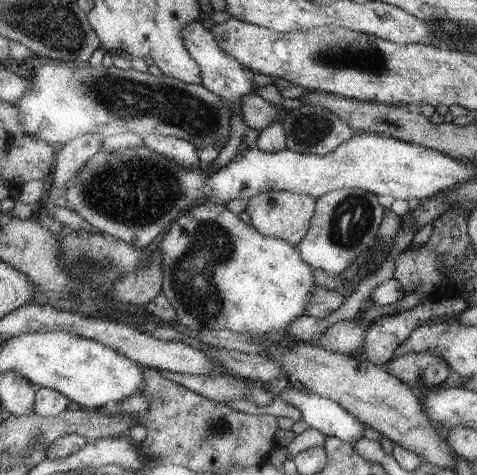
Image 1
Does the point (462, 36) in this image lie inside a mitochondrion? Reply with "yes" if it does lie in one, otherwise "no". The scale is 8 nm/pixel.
yes

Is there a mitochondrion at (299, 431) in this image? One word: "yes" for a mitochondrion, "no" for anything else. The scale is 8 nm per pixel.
no

